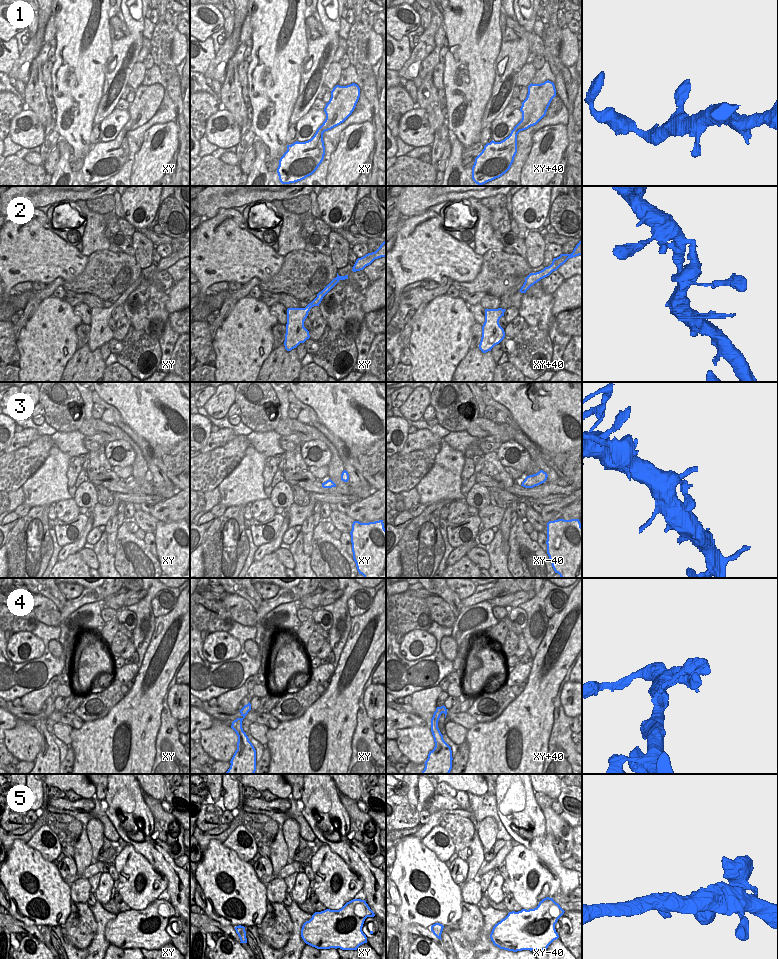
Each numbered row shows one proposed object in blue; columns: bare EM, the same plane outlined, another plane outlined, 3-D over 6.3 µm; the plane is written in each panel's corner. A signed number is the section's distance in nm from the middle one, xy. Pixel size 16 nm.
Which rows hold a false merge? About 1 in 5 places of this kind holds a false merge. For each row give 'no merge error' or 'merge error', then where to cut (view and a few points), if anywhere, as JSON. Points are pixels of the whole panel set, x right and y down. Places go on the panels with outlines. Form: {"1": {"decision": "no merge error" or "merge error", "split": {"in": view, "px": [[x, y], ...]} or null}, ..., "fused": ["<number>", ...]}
{"1": {"decision": "no merge error", "split": null}, "2": {"decision": "no merge error", "split": null}, "3": {"decision": "no merge error", "split": null}, "4": {"decision": "no merge error", "split": null}, "5": {"decision": "no merge error", "split": null}, "fused": []}

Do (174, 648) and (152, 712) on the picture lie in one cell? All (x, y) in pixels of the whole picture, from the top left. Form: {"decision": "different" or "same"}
{"decision": "same"}

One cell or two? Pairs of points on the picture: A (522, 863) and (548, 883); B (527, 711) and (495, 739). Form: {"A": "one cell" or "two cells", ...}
{"A": "one cell", "B": "one cell"}

